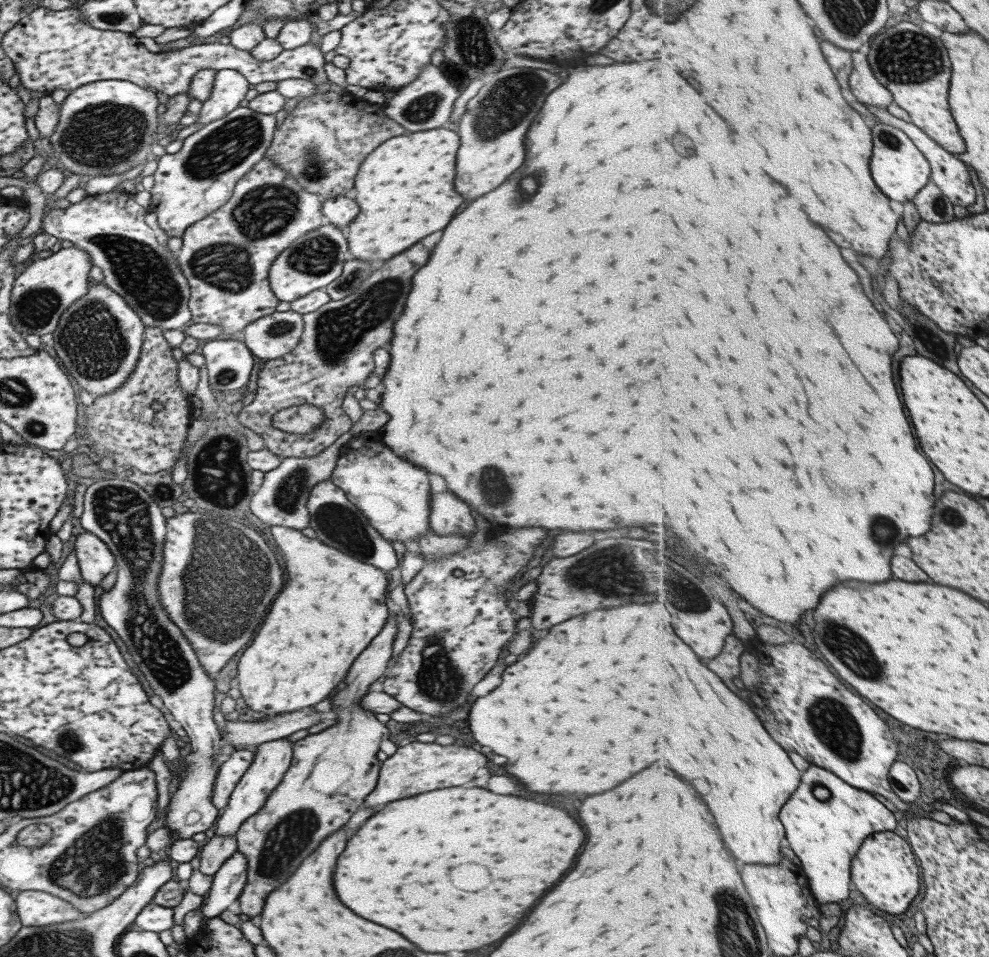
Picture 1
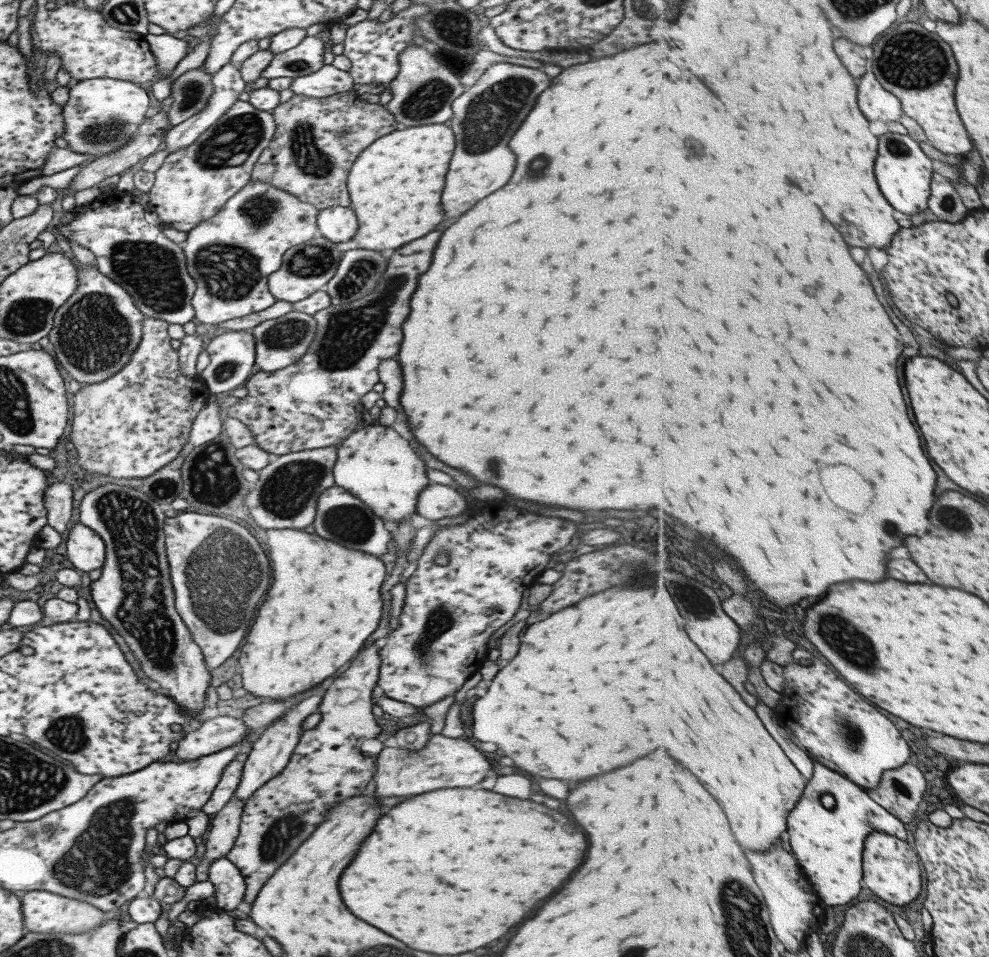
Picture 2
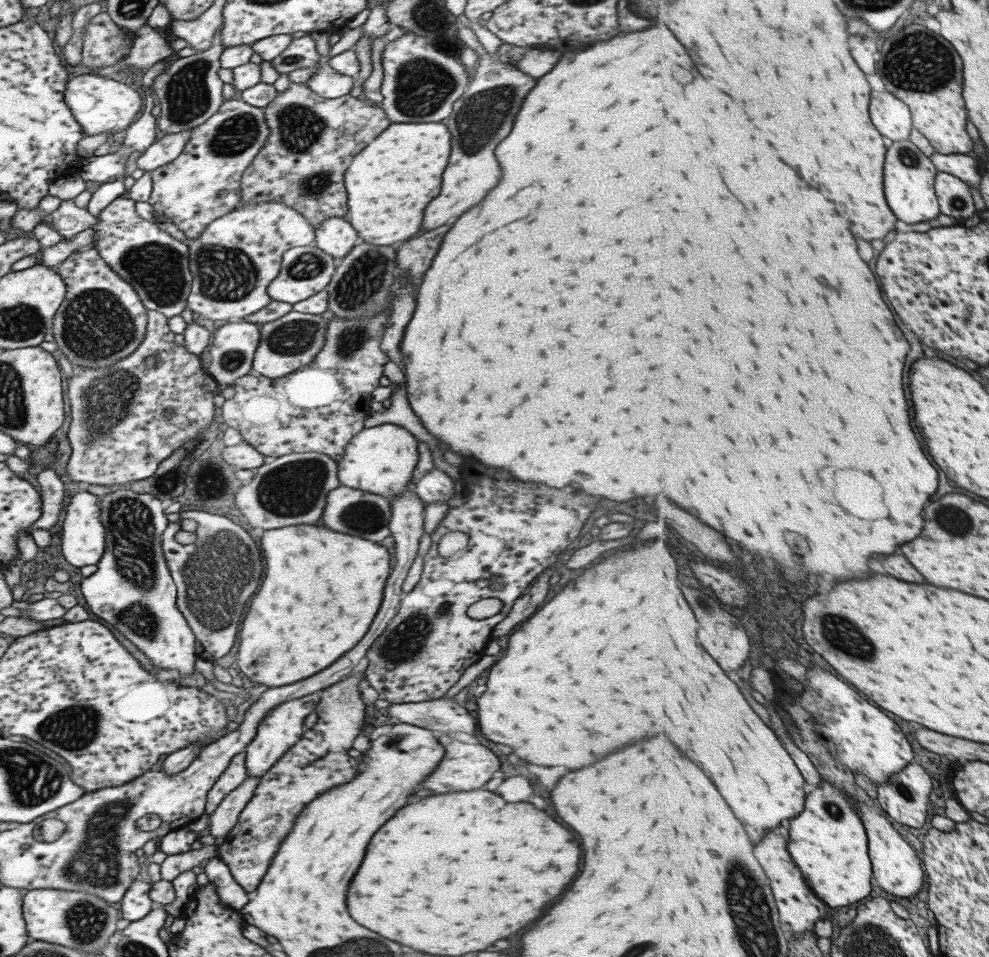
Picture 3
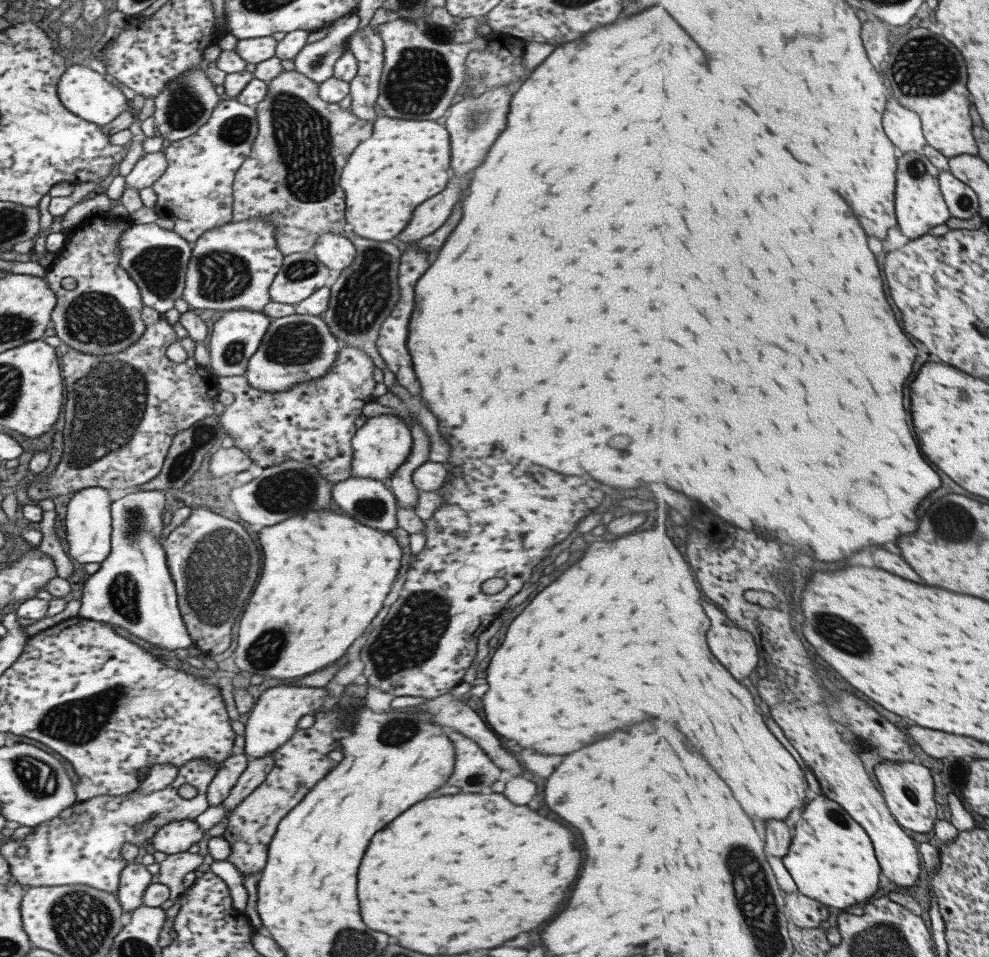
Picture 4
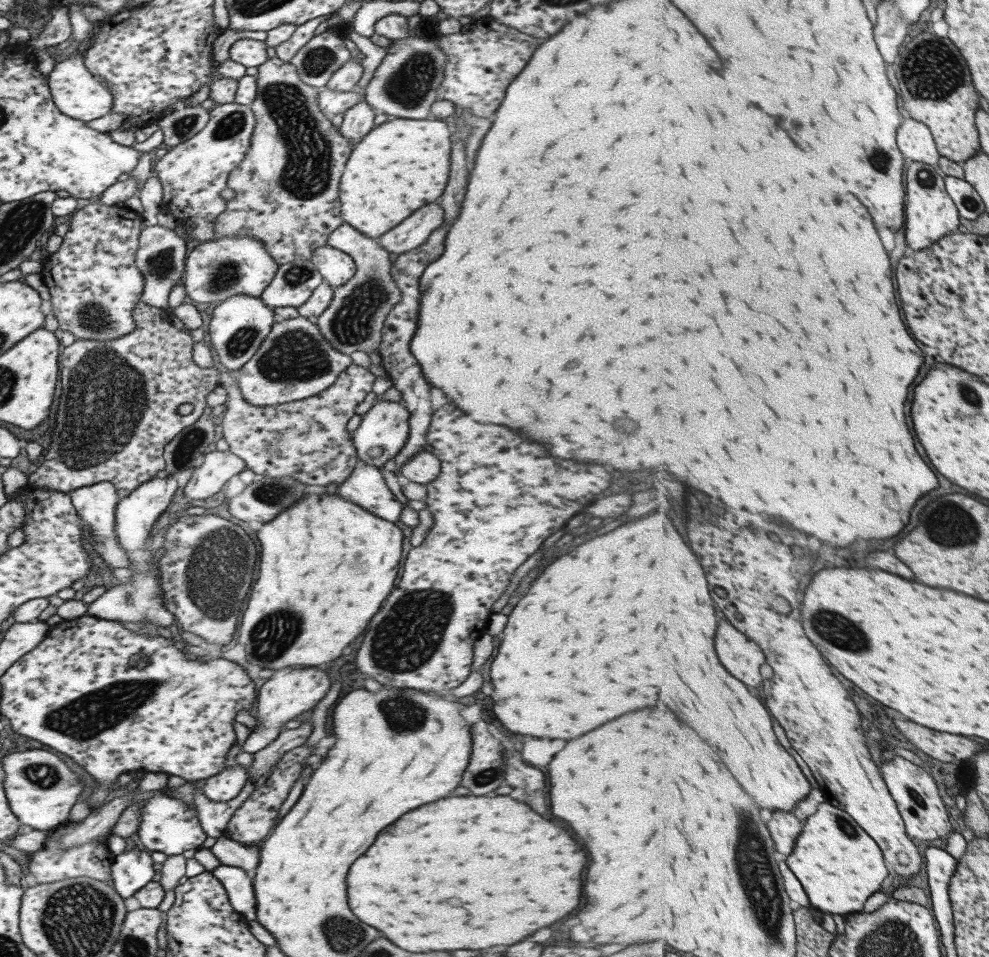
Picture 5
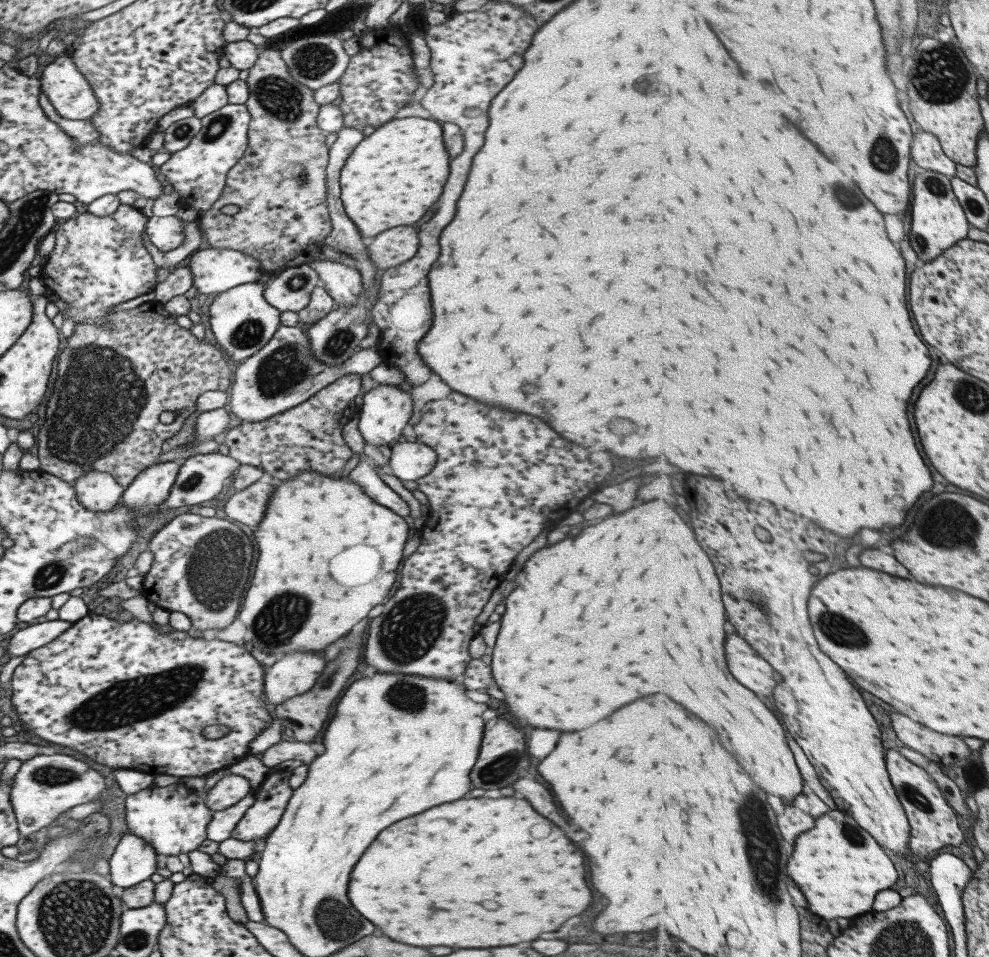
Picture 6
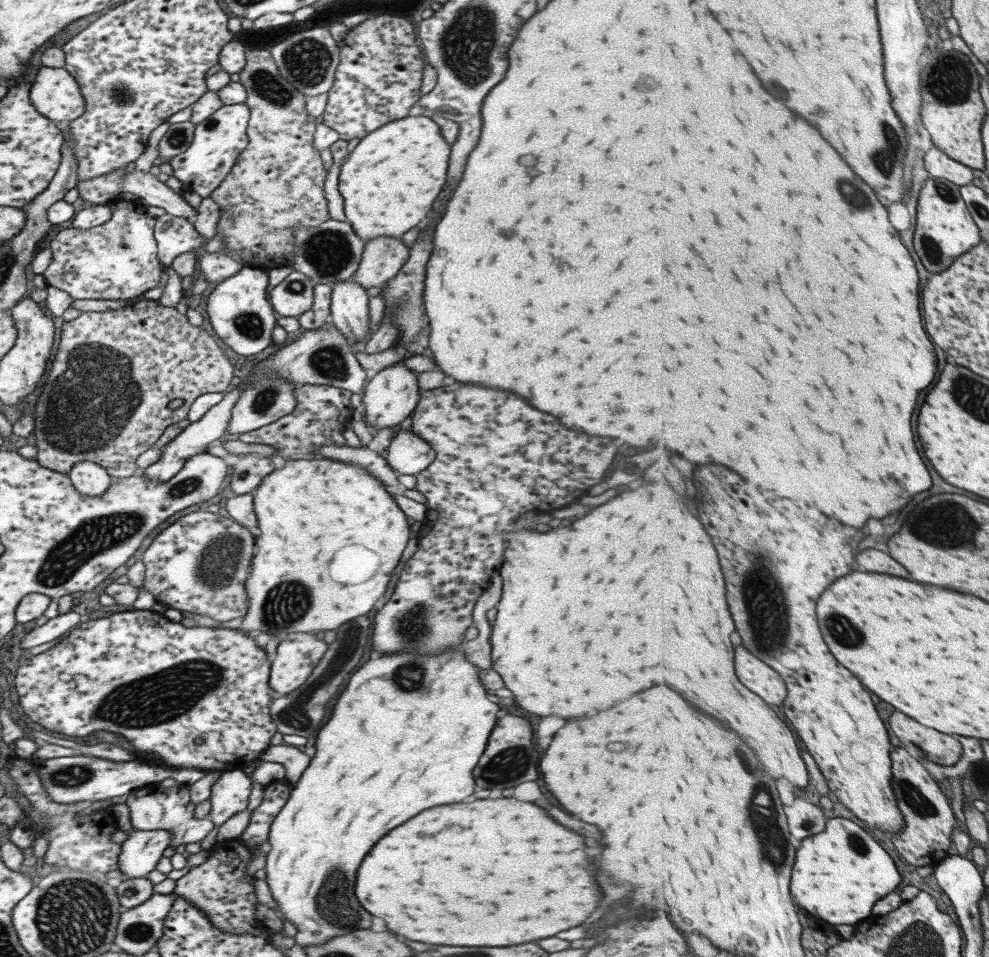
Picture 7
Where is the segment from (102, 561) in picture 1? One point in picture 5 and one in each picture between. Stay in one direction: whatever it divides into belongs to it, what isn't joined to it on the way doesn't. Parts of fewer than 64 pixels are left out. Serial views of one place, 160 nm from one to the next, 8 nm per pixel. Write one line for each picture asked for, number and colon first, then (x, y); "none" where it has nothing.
2: (84, 549)
3: (82, 543)
4: (86, 536)
5: (95, 504)

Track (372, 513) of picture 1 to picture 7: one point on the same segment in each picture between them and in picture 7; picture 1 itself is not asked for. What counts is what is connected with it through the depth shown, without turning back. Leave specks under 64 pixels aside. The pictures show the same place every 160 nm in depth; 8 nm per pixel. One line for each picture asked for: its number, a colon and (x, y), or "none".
2: (375, 464)
3: (381, 460)
4: (379, 445)
5: (383, 429)
6: (385, 410)
7: (391, 394)

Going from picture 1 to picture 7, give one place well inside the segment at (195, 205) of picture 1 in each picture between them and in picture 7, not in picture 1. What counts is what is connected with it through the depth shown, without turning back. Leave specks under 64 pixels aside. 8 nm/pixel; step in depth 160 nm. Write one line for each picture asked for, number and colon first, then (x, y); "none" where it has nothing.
2: (192, 184)
3: (202, 183)
4: (195, 190)
5: (191, 174)
6: (197, 173)
7: (217, 141)

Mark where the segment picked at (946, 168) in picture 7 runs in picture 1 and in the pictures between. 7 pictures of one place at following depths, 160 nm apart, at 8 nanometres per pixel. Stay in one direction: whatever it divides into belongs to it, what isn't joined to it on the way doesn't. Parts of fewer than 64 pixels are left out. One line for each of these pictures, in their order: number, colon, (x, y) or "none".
1: (871, 93)
2: (878, 103)
3: (893, 118)
4: (905, 129)
5: (916, 140)
6: (928, 153)

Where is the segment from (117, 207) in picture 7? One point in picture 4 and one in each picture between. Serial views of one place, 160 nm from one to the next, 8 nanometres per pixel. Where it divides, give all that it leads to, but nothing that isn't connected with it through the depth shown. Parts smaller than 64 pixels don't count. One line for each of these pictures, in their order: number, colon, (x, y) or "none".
4: (101, 315)
5: (93, 283)
6: (98, 261)

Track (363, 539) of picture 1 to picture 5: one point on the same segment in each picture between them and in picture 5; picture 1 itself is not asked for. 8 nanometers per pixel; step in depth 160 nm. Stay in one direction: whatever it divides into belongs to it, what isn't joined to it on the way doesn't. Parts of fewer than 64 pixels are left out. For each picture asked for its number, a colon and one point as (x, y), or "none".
2: (340, 516)
3: (351, 511)
4: (368, 501)
5: (364, 486)

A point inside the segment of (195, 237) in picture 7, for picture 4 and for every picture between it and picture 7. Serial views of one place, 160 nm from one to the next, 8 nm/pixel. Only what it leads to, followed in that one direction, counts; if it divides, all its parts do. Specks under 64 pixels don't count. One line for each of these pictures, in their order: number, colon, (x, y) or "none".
4: (155, 258)
5: (160, 255)
6: (165, 233)

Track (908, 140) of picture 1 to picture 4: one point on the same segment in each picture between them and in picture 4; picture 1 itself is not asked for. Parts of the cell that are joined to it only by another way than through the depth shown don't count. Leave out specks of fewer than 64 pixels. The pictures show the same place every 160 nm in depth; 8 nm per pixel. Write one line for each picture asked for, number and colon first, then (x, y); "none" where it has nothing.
2: (905, 171)
3: (910, 175)
4: (920, 203)

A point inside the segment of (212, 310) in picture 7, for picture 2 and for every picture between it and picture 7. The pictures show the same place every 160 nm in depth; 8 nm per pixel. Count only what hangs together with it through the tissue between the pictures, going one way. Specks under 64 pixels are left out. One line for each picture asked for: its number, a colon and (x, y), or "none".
2: (231, 353)
3: (232, 347)
4: (235, 336)
5: (238, 324)
6: (241, 321)

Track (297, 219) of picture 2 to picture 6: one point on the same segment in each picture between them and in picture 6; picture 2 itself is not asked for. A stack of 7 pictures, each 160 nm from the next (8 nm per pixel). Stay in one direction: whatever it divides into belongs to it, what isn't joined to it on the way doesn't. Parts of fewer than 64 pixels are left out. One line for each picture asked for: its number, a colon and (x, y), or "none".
3: (232, 261)
4: (231, 266)
5: (214, 270)
6: (213, 270)

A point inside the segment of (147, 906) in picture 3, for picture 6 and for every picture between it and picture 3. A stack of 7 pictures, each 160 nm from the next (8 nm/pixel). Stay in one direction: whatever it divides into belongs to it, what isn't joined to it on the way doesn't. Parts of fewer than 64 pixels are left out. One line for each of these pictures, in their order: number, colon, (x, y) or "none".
4: (134, 878)
5: (130, 870)
6: (133, 859)

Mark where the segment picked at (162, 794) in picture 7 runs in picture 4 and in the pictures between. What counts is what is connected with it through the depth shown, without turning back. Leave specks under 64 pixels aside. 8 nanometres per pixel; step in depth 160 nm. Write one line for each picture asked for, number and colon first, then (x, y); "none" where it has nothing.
4: (176, 836)
5: (166, 824)
6: (171, 819)

